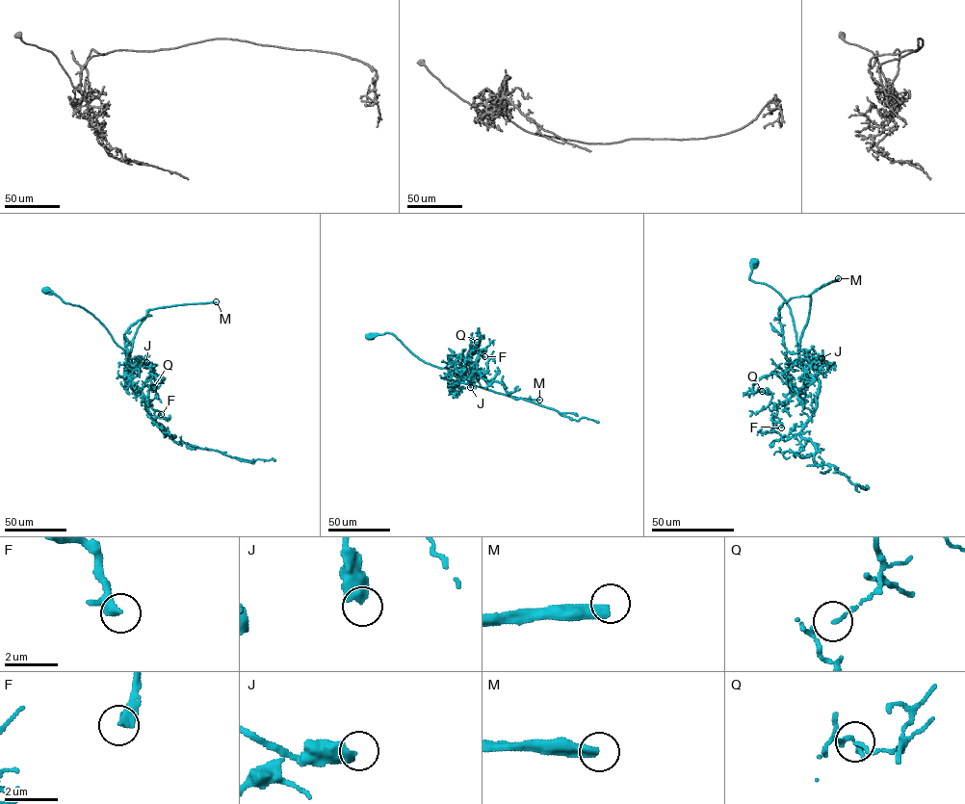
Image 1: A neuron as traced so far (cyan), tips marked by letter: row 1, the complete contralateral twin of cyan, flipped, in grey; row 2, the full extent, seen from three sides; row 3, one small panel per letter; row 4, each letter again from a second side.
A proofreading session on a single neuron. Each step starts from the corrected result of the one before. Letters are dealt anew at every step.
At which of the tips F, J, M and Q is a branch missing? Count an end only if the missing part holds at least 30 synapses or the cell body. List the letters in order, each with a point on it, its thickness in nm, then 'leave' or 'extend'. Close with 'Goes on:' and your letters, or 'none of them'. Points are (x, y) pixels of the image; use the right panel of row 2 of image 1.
F: place (781, 427); calibre 280 nm; leave
J: place (821, 358); calibre 480 nm; leave
M: place (838, 278); calibre 360 nm; extend
Q: place (762, 391); calibre 80 nm; leave
Goes on: M

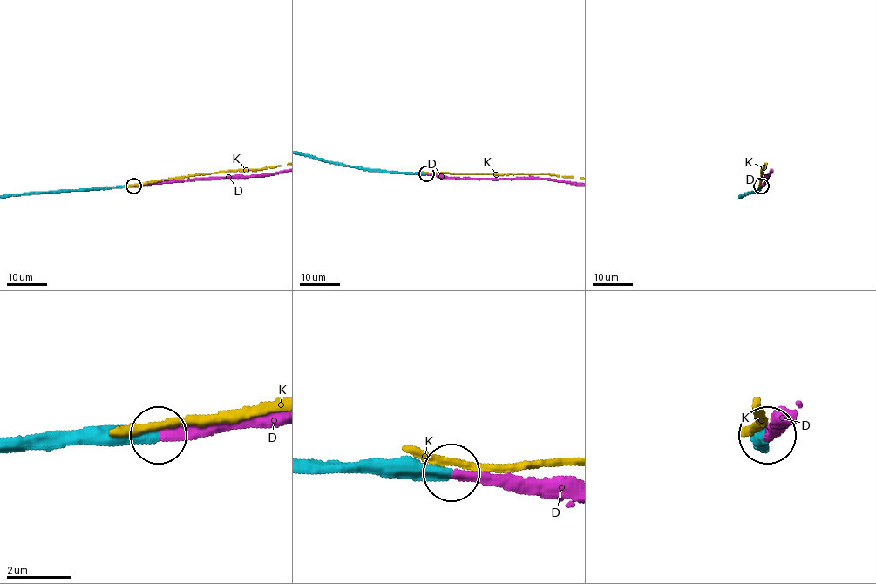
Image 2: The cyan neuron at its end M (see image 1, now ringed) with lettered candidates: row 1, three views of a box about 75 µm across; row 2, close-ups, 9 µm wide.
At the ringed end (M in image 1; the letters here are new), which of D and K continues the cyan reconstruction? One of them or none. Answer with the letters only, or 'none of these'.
D

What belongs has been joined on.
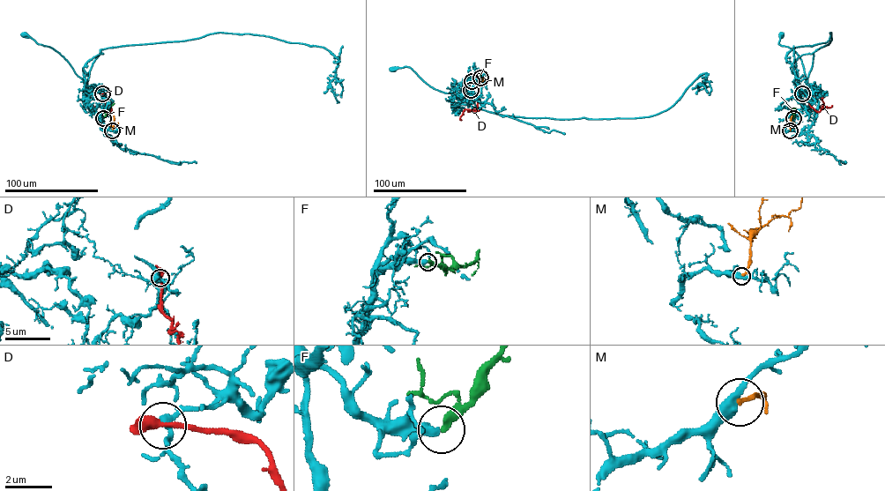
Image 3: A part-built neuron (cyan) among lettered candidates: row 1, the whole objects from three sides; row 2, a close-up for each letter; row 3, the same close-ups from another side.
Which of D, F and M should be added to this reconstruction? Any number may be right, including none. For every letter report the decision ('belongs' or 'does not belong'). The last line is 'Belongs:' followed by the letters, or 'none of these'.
D: does not belong
F: belongs
M: does not belong
Belongs: F

